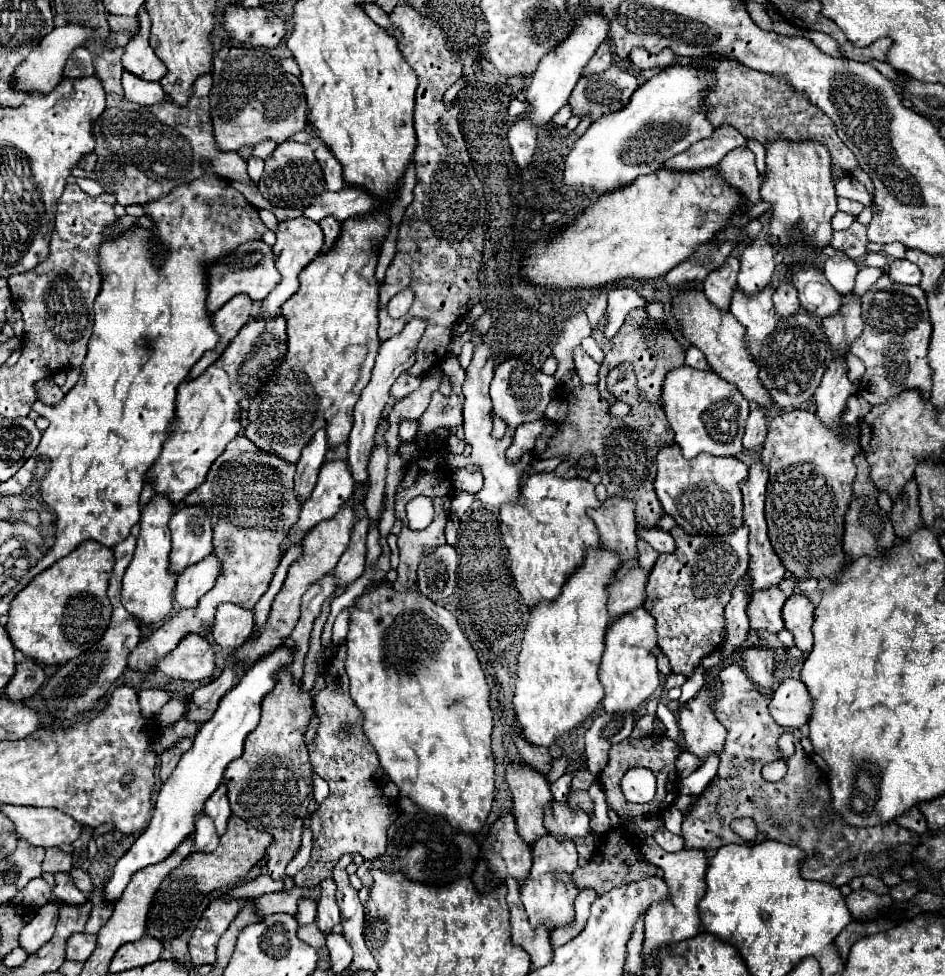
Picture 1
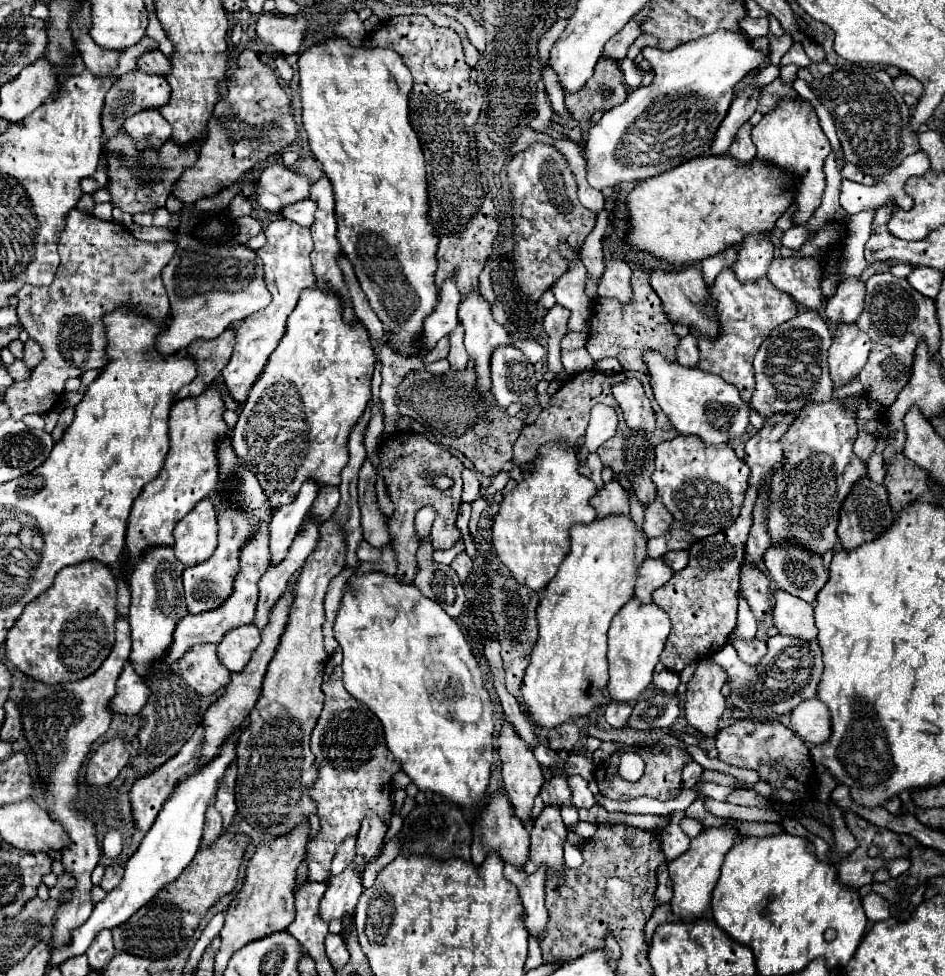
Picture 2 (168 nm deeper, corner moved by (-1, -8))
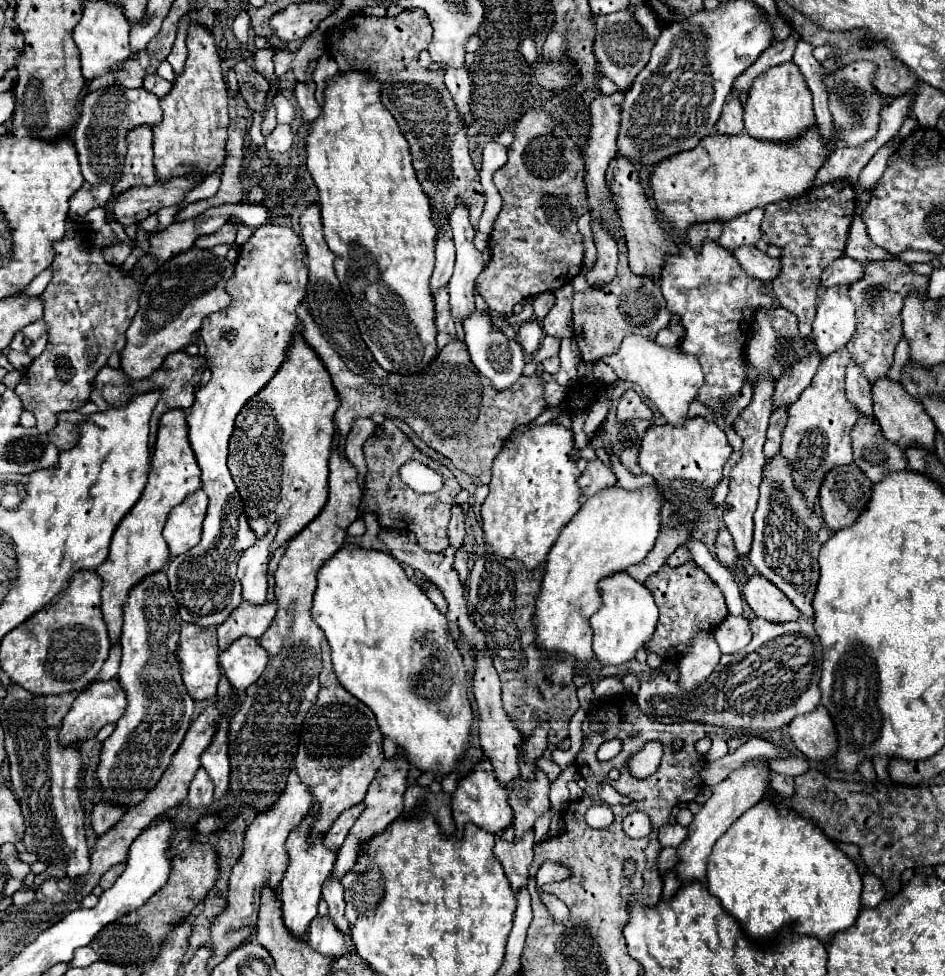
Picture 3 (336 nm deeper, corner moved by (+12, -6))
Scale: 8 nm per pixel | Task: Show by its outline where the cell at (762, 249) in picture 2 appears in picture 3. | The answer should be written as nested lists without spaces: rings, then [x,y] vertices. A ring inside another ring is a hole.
[[[754,209],[754,211],[748,211],[746,215],[740,215],[738,219],[726,221],[718,243],[730,253],[736,247],[756,245],[756,241],[760,241],[762,237],[762,231],[760,231],[762,215],[764,215],[764,209]]]

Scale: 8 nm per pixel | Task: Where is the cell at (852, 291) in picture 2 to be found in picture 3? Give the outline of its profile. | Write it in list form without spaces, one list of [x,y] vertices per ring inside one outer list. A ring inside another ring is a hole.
[[[842,255],[840,259],[836,259],[834,263],[830,263],[824,269],[820,289],[828,289],[834,285],[850,287],[852,283],[856,283],[856,279],[860,279],[860,275],[864,275],[864,267],[860,263],[856,263],[854,259]]]

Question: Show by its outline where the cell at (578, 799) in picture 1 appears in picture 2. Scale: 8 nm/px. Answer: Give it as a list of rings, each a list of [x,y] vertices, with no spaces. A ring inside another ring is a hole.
[[[569,775],[567,777],[567,783],[571,787],[571,803],[579,809],[579,807],[593,807],[595,805],[595,799],[591,795],[591,791],[587,789],[587,781],[581,777],[581,775]]]

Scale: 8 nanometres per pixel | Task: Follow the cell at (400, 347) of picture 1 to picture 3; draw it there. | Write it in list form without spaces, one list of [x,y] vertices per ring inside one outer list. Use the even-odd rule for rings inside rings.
[[[446,223],[444,229],[438,233],[438,243],[436,243],[436,267],[430,279],[432,295],[436,295],[440,287],[448,285],[452,269],[454,269],[454,243],[452,243],[450,225]]]

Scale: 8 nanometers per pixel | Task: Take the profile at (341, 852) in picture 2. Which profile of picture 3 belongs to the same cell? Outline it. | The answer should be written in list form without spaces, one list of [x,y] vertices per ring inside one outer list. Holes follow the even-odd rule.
[[[356,805],[356,807],[352,807],[352,809],[344,811],[344,813],[336,819],[336,823],[332,825],[332,829],[324,835],[324,845],[326,845],[328,849],[334,851],[334,849],[338,849],[338,847],[344,843],[350,827],[352,827],[354,821],[360,817],[362,809],[364,809],[362,805]]]

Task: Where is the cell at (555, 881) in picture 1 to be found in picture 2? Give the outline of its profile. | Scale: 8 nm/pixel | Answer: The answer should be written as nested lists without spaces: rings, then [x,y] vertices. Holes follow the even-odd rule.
[[[545,805],[531,829],[531,845],[529,859],[525,863],[525,871],[533,873],[539,865],[547,865],[561,873],[563,869],[563,841],[565,841],[565,823],[561,819],[559,807]]]

